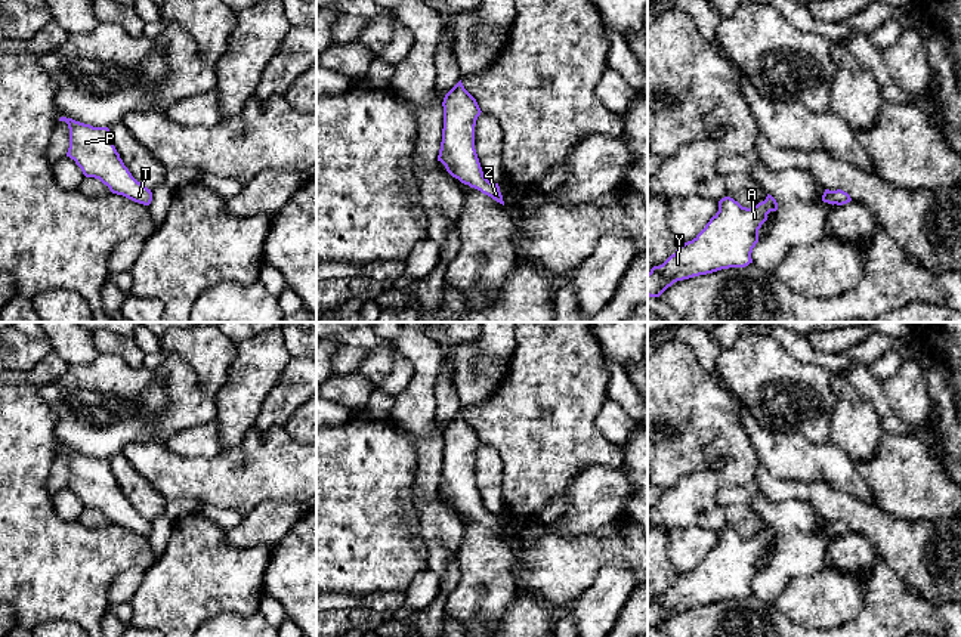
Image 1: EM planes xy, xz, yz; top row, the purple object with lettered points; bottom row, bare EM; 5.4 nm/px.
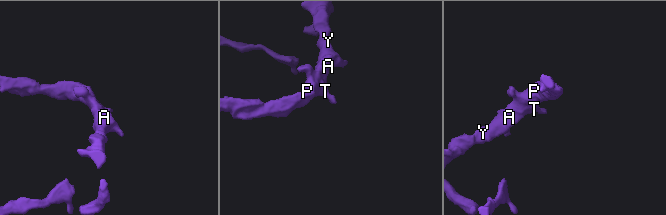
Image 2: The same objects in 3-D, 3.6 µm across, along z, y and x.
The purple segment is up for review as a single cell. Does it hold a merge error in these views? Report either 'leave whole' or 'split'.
leave whole

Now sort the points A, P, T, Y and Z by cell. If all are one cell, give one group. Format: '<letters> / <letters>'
A P T Y Z

